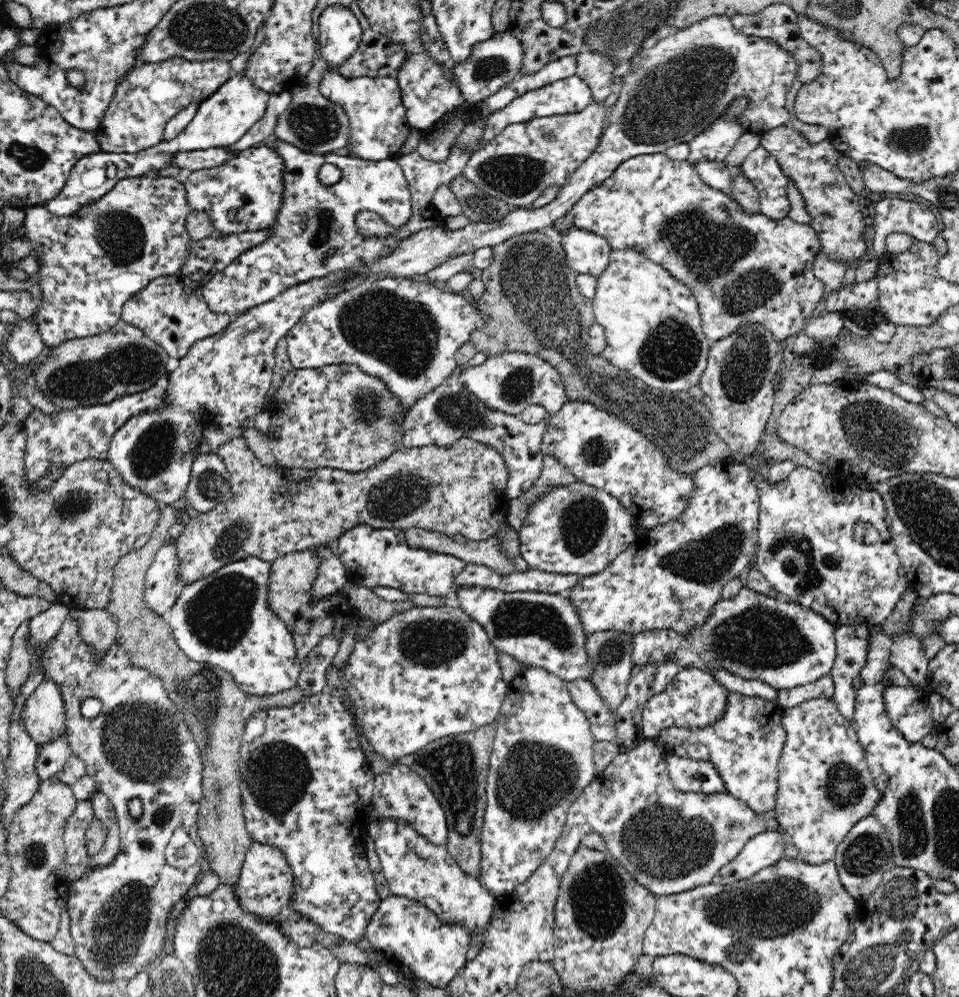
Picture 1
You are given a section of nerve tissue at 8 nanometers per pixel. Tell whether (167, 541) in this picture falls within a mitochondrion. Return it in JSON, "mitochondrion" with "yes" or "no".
{"mitochondrion":"no"}

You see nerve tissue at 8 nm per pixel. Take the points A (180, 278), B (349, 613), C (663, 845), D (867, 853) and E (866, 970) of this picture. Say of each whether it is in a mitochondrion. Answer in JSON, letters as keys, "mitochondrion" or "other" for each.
{"A":"other","B":"other","C":"mitochondrion","D":"mitochondrion","E":"mitochondrion"}

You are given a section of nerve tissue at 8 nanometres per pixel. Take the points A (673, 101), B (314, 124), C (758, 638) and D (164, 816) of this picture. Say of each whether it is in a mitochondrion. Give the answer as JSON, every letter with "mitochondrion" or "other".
{"A":"mitochondrion","B":"mitochondrion","C":"mitochondrion","D":"mitochondrion"}

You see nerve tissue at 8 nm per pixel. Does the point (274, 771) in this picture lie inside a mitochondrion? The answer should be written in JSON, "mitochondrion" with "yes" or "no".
{"mitochondrion":"yes"}

